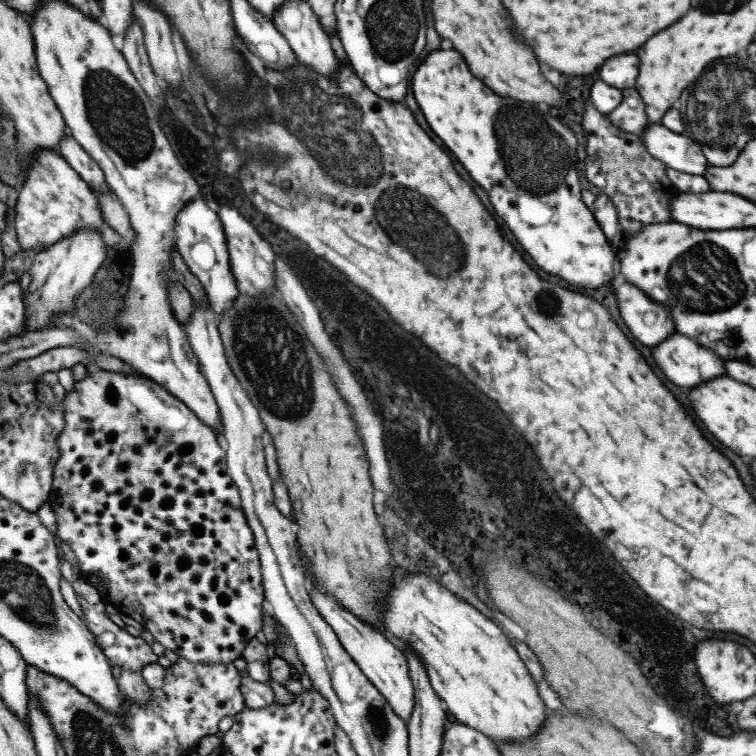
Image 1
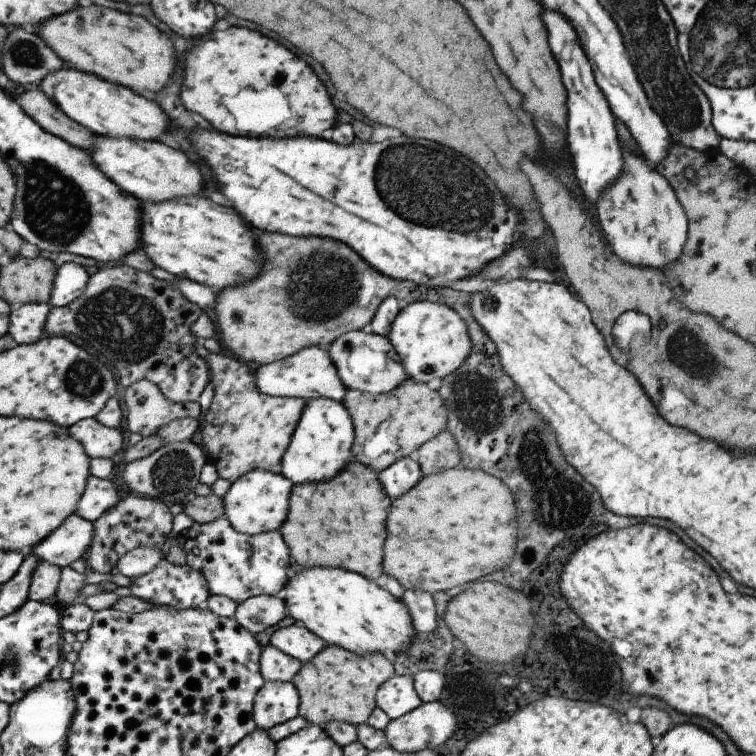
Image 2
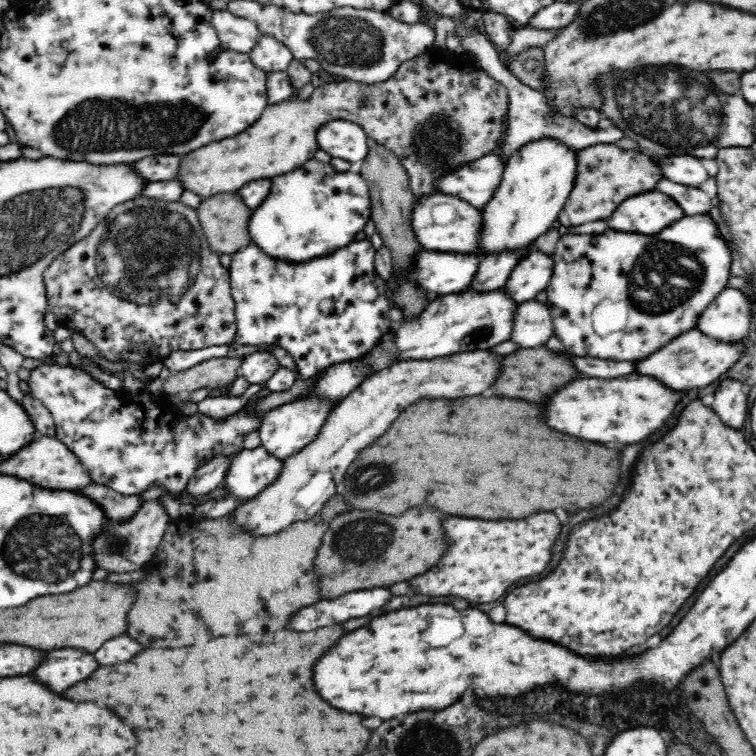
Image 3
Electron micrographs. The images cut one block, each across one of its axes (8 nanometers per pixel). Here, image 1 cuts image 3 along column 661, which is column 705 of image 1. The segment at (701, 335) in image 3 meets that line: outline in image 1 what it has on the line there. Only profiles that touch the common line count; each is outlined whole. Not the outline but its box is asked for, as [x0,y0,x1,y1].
[651,332,723,386]

